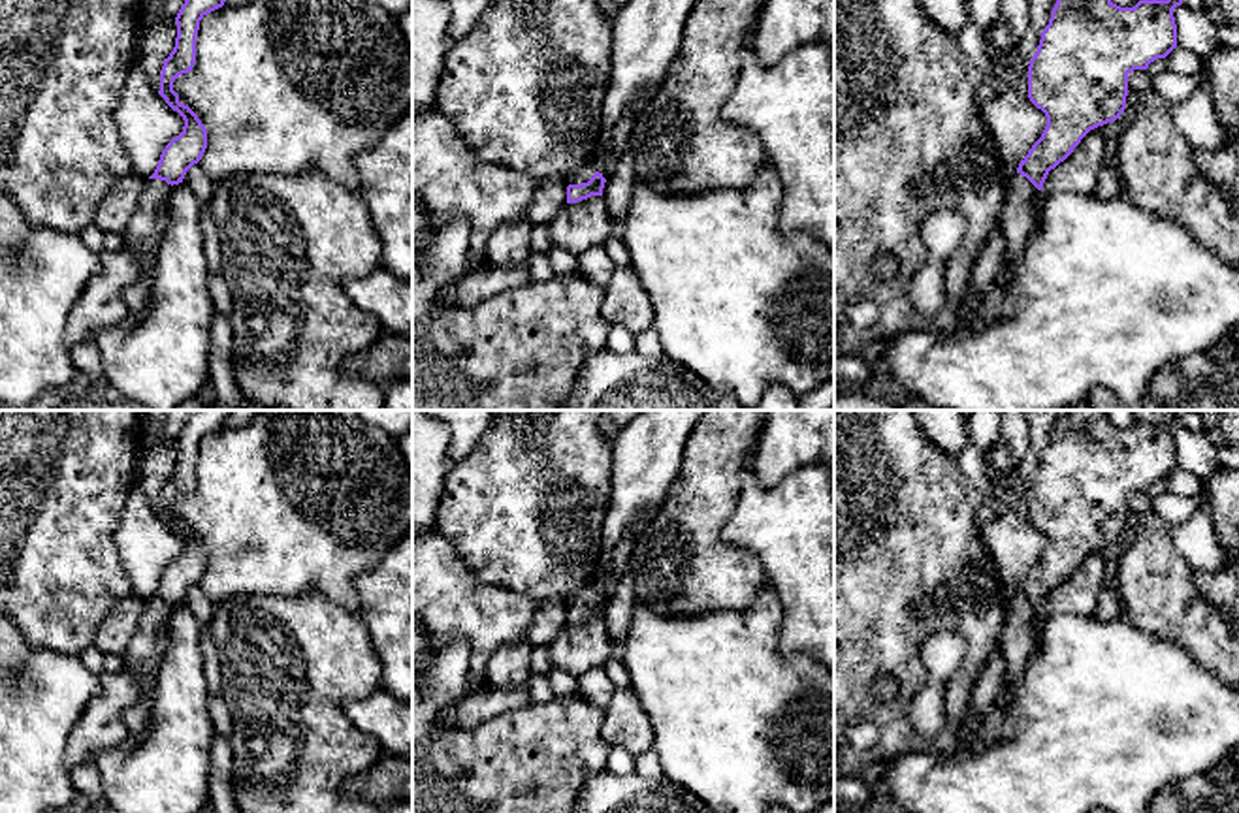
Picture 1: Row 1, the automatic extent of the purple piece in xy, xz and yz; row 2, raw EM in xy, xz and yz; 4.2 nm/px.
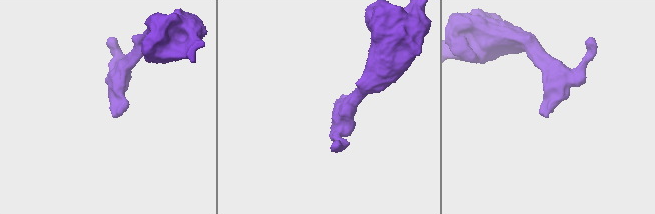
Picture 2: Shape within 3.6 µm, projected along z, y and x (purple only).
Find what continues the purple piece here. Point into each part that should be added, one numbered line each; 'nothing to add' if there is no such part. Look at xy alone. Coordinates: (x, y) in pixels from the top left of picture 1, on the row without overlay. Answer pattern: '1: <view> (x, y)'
1: xy (145, 652)

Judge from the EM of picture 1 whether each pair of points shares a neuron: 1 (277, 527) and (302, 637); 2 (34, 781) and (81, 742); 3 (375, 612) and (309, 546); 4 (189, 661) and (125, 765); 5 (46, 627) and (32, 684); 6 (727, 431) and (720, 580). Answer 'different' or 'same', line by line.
1: different
2: different
3: different
4: same
5: different
6: same

